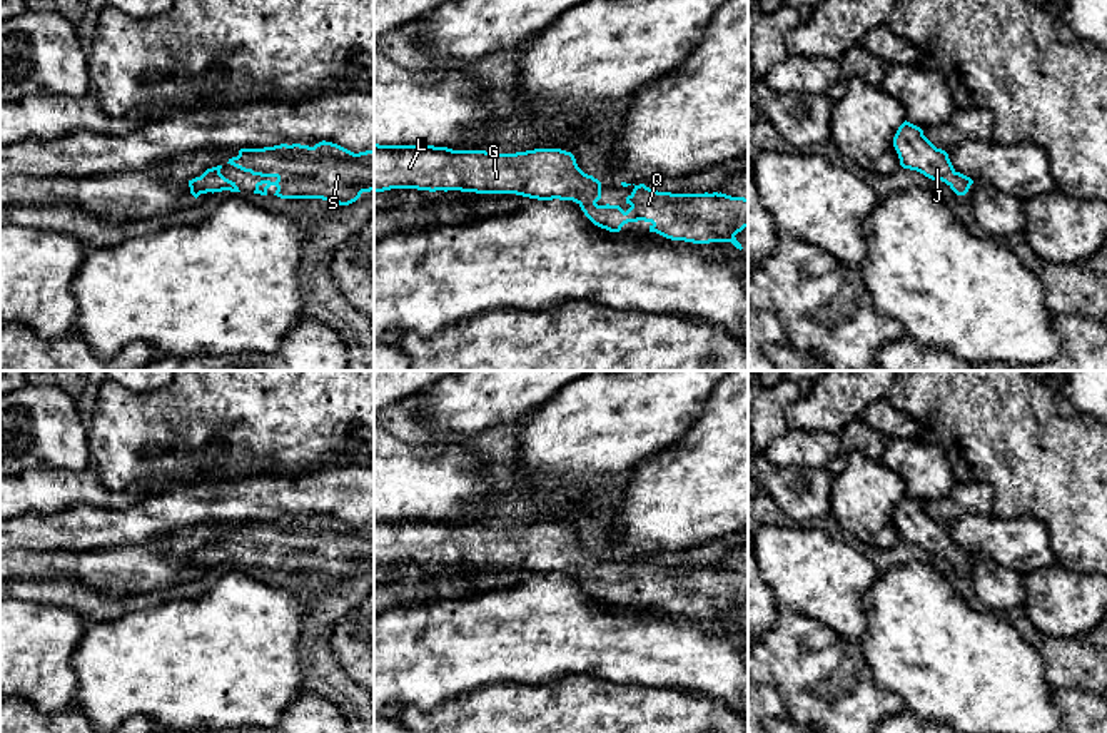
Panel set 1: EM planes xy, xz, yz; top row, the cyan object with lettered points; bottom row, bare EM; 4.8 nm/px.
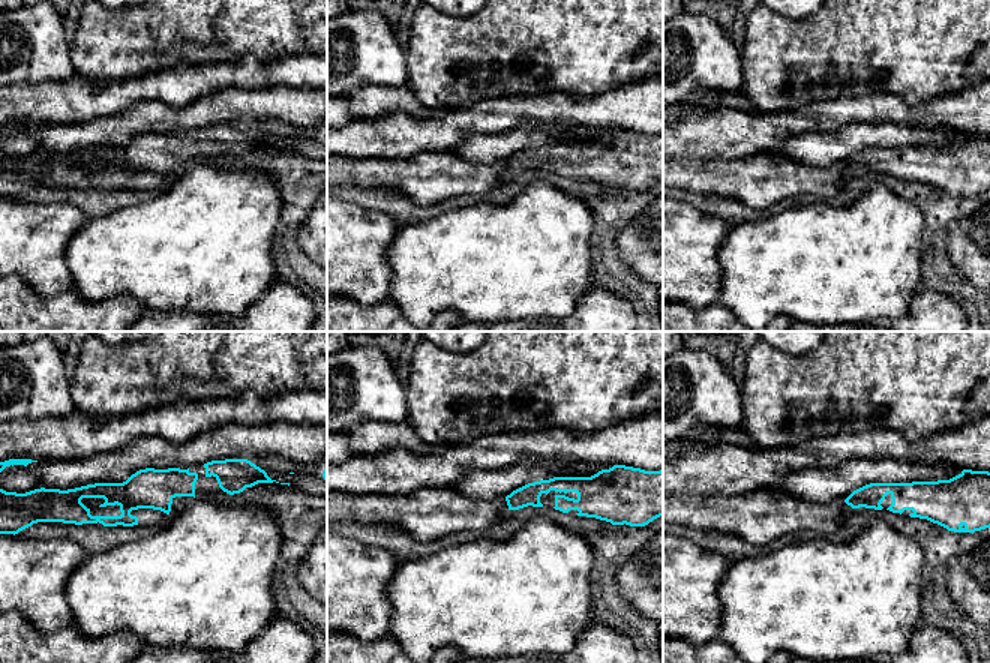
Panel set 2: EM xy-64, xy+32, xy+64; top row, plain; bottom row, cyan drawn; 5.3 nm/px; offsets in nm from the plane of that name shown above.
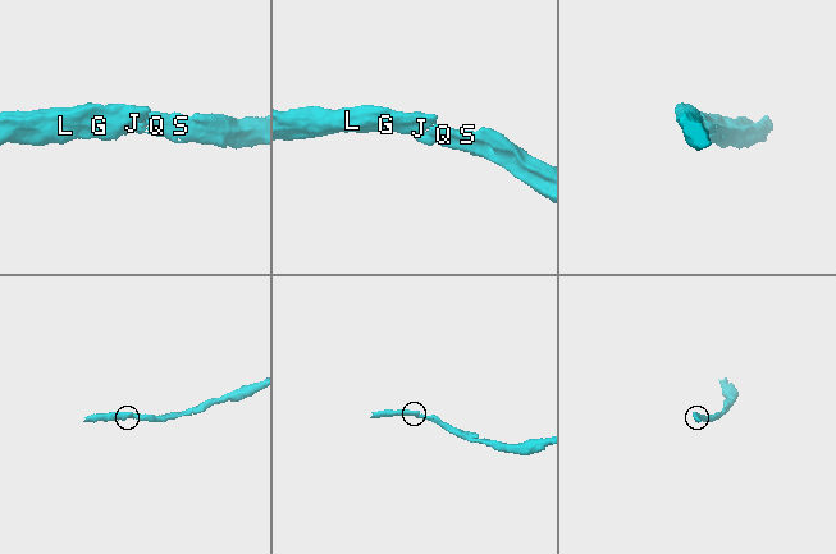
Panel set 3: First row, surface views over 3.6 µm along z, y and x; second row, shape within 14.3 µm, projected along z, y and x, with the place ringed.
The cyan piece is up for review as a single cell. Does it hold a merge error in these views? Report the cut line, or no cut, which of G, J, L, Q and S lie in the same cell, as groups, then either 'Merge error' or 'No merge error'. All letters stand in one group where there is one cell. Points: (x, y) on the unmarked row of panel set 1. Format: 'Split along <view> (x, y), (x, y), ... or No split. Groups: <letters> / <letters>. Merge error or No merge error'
No split. Groups: G J L Q S. No merge error

